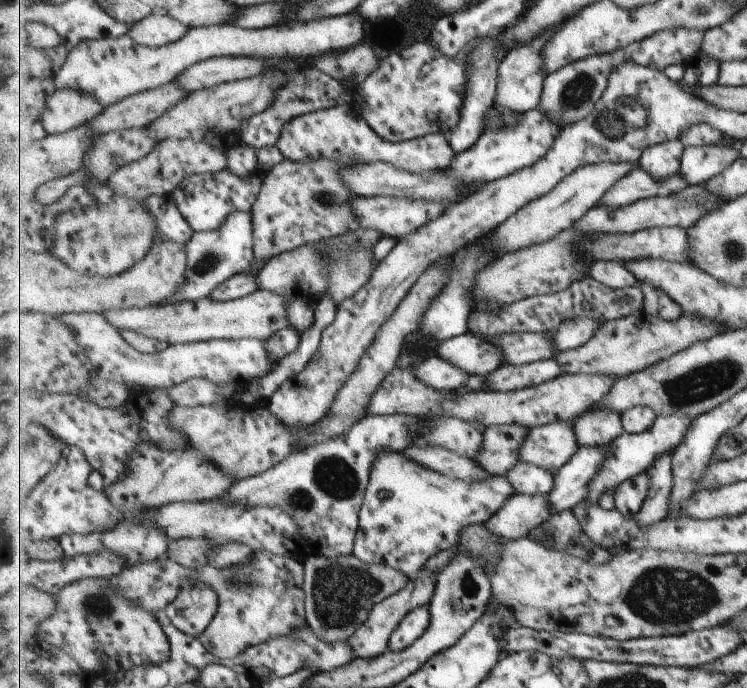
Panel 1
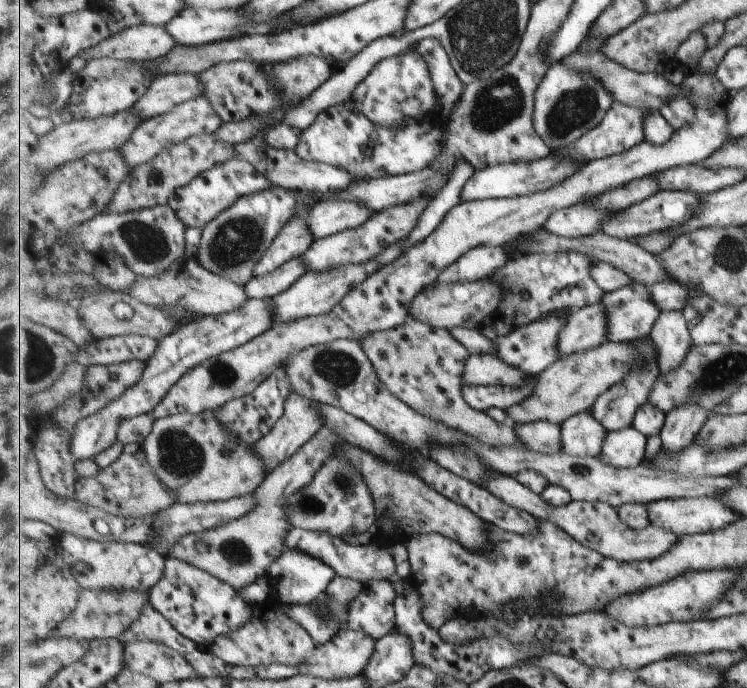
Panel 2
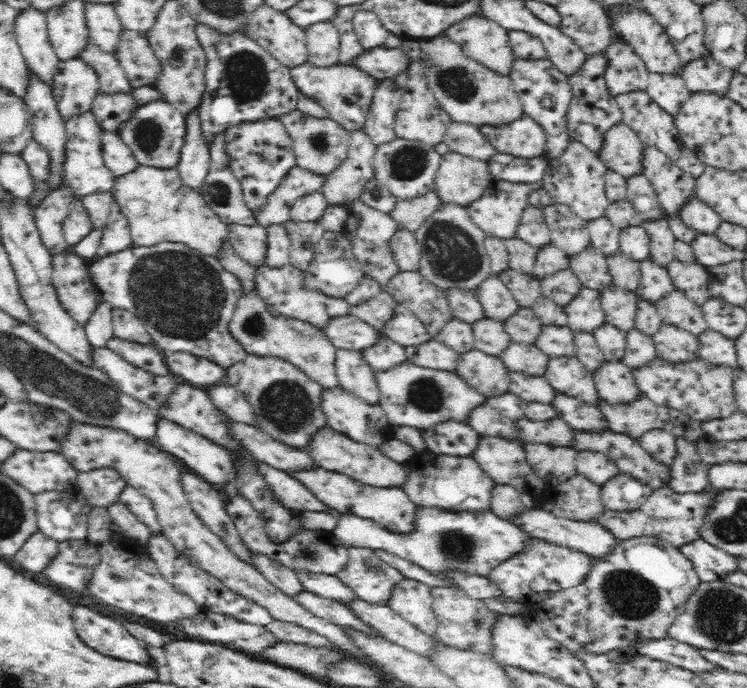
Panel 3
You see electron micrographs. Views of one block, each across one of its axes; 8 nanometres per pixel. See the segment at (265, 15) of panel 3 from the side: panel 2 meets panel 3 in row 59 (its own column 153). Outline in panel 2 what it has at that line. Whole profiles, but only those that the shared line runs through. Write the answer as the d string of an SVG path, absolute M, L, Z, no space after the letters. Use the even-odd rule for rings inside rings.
M187 256L183 260L177 260L173 268L165 270L159 276L153 276L153 278L138 276L137 282L129 288L128 294L153 308L183 306L185 310L199 316L229 314L239 310L249 300L245 285L235 284L233 280L223 278L220 274L206 269L198 259Z

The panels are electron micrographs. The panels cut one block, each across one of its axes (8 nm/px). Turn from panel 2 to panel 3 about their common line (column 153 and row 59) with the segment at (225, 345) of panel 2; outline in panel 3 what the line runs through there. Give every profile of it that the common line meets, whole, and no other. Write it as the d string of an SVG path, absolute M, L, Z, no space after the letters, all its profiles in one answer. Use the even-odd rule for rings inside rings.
M380 45L365 50L353 64L378 81L383 81L393 79L408 70L411 58L402 50L401 46L388 48Z

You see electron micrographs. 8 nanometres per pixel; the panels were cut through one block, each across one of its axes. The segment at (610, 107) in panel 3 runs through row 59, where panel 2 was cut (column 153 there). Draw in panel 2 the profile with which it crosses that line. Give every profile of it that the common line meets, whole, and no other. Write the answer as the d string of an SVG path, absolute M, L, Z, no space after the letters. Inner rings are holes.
M167 557L165 574L149 590L149 600L183 636L202 646L215 644L221 634L241 630L255 616L255 606L239 596L233 586L185 560Z

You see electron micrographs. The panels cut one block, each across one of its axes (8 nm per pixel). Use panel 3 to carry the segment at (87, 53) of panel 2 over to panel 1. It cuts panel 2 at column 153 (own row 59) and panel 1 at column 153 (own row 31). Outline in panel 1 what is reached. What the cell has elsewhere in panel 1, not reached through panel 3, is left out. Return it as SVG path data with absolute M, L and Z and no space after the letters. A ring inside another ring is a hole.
M149 15L130 26L128 35L137 42L150 47L162 47L181 40L190 28L170 16Z

